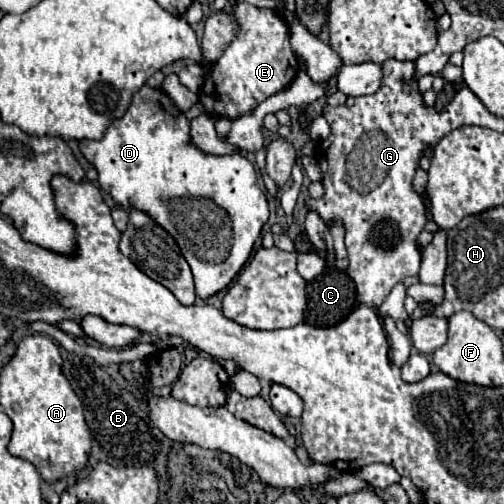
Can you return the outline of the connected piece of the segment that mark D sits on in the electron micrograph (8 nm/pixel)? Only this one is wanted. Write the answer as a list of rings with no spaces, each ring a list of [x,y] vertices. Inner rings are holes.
[[[144,85],[134,95],[124,117],[112,121],[102,139],[80,141],[80,151],[96,167],[100,189],[108,191],[116,205],[144,211],[156,225],[166,229],[176,239],[184,259],[192,269],[196,295],[200,299],[208,299],[222,291],[244,267],[252,253],[254,241],[260,237],[262,225],[270,215],[268,199],[258,185],[254,165],[242,153],[202,153],[190,137],[190,119],[186,119],[166,91]]]

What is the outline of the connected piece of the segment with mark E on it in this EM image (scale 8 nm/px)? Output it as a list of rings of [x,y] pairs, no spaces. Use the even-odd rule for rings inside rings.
[[[242,3],[234,7],[234,15],[240,23],[240,33],[236,41],[230,43],[222,57],[214,63],[198,93],[210,115],[222,115],[230,121],[254,111],[258,103],[262,103],[276,91],[282,91],[286,85],[290,85],[290,81],[294,81],[300,69],[298,57],[290,47],[288,25],[276,11]]]

